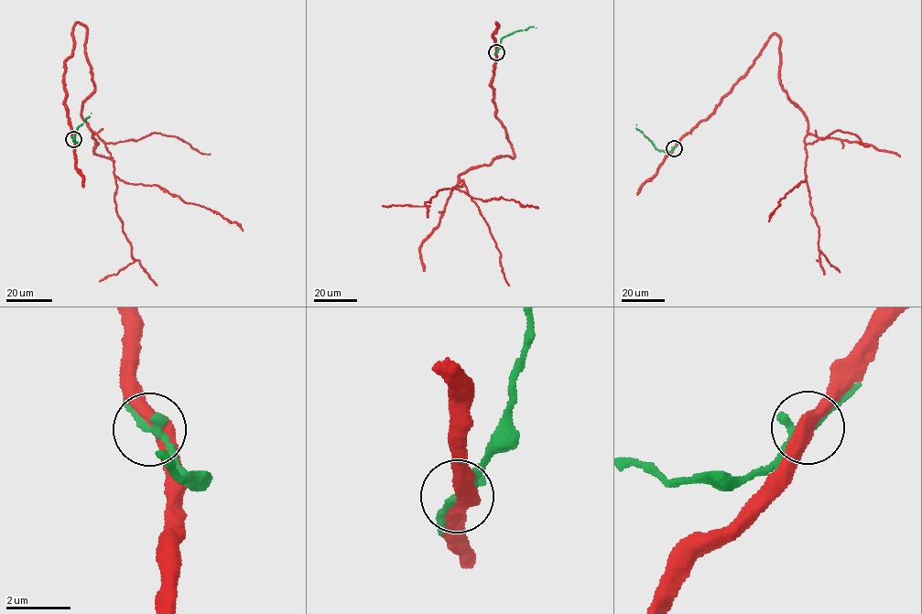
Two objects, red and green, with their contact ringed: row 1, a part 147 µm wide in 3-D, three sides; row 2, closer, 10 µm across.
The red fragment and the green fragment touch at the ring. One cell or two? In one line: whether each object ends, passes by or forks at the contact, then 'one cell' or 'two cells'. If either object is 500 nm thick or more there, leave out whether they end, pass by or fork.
red passes by | green passes by | one cell

